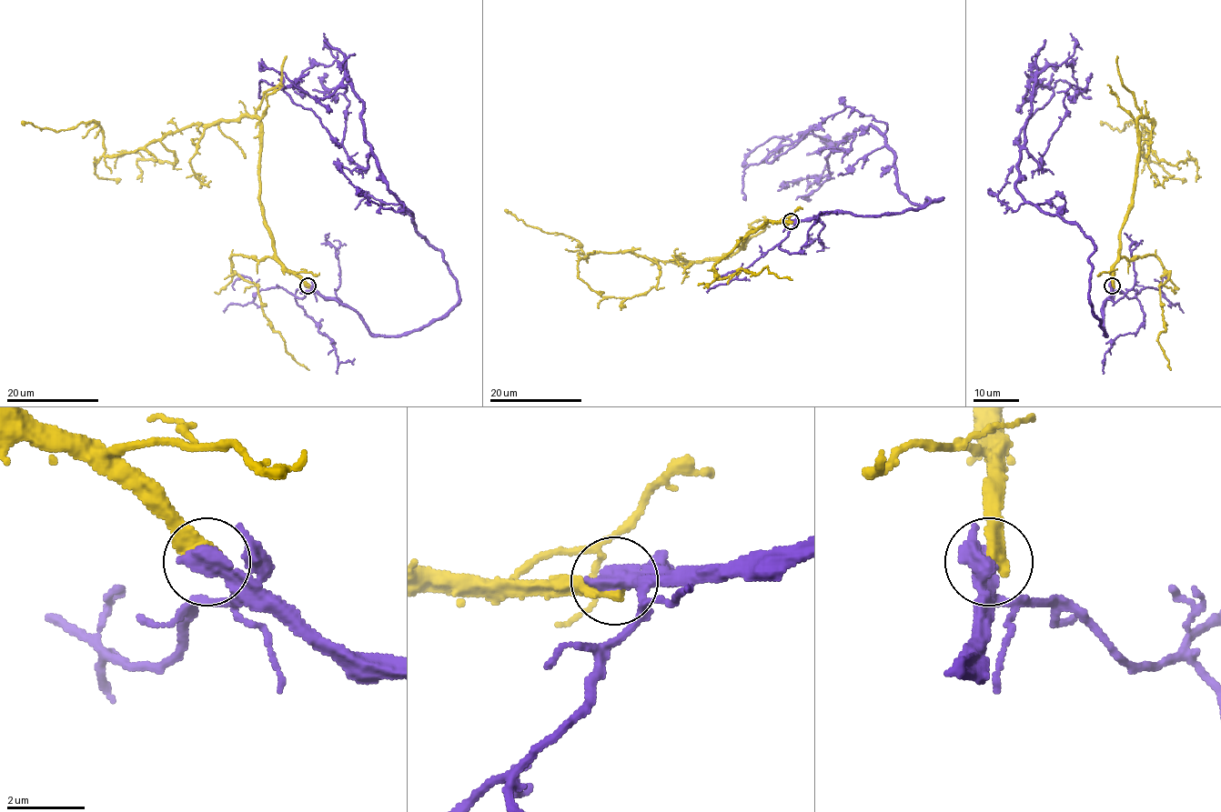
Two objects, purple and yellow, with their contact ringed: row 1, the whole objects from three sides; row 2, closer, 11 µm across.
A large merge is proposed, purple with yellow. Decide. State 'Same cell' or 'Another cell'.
Another cell

